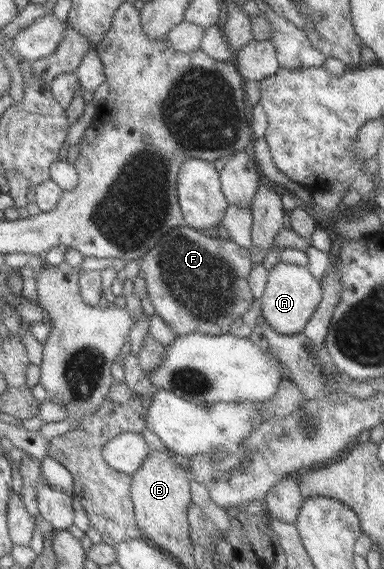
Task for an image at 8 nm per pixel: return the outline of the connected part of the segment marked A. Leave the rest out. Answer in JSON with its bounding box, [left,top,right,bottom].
[258,263,320,336]

